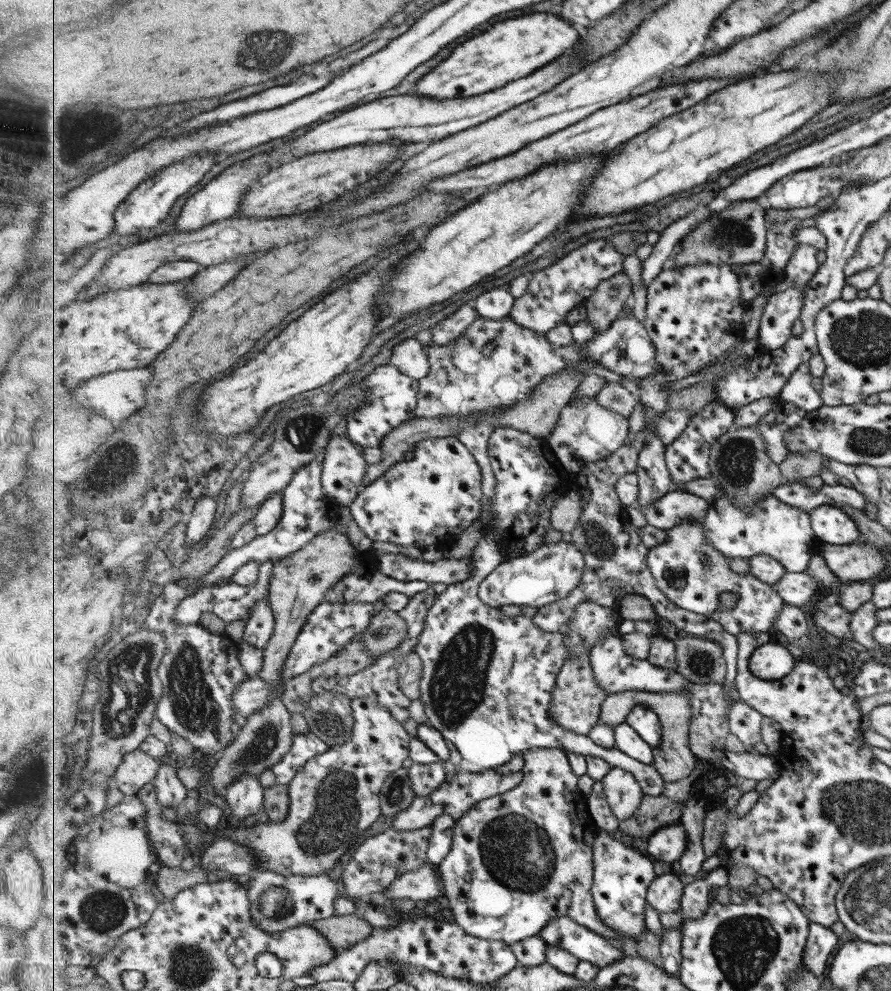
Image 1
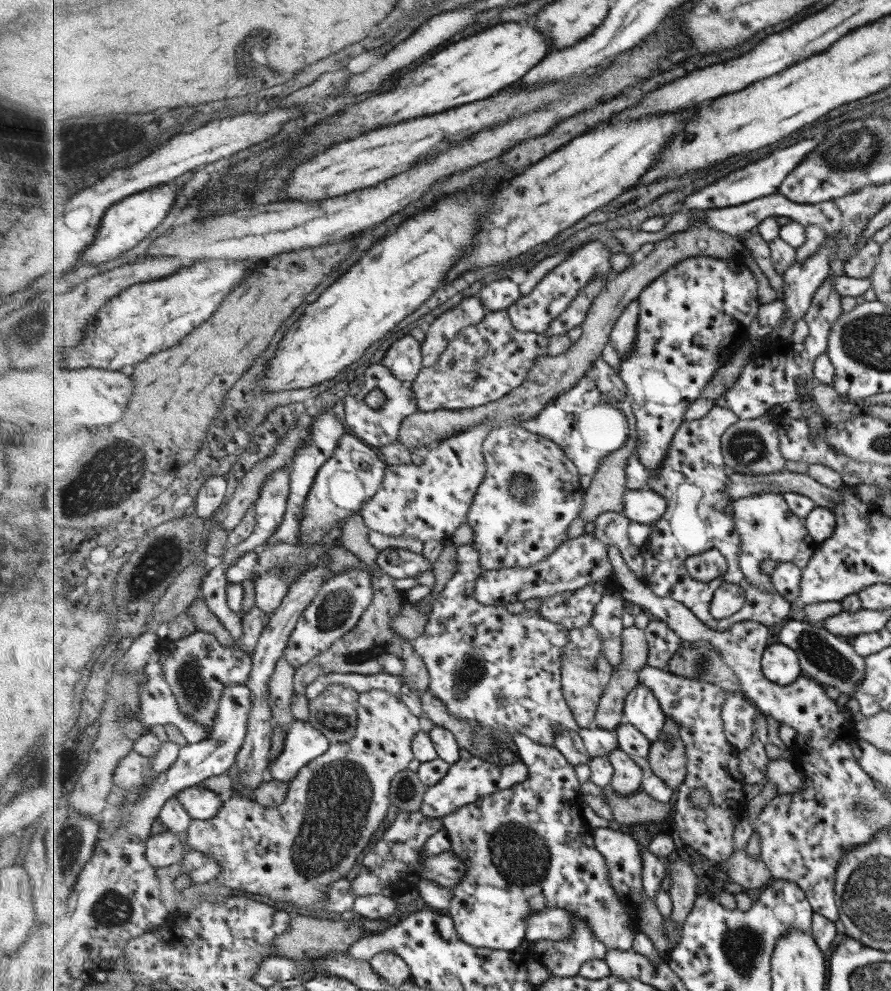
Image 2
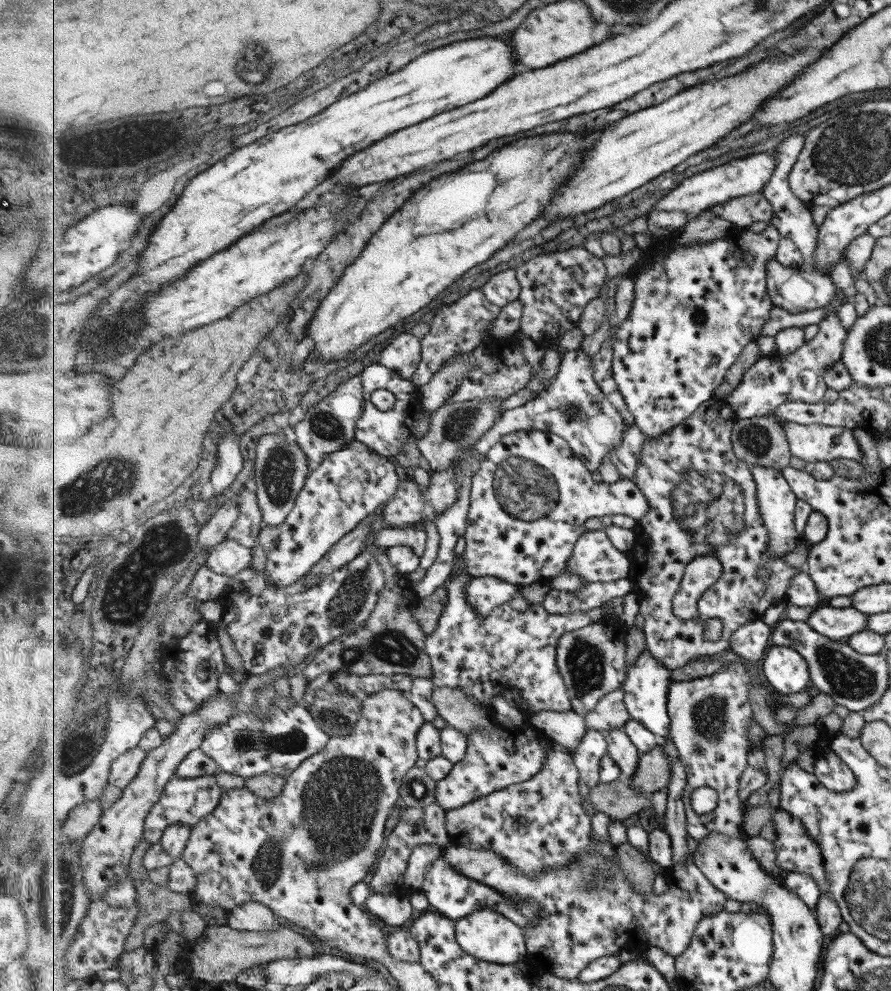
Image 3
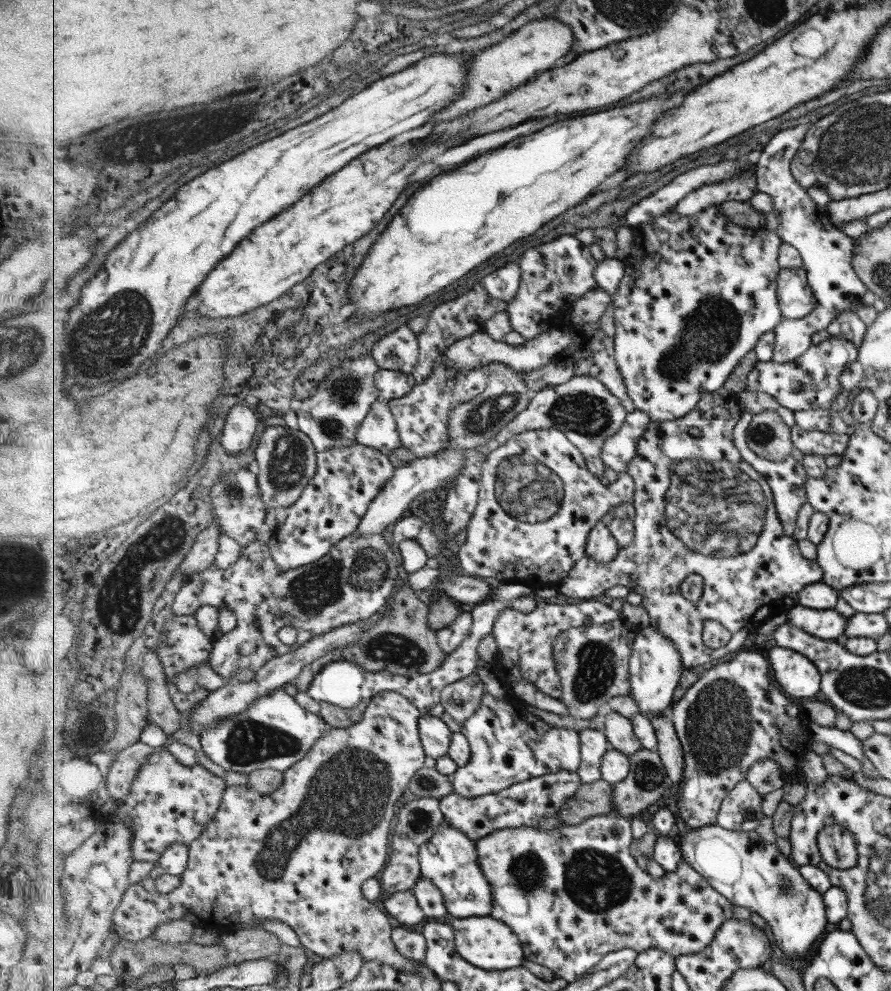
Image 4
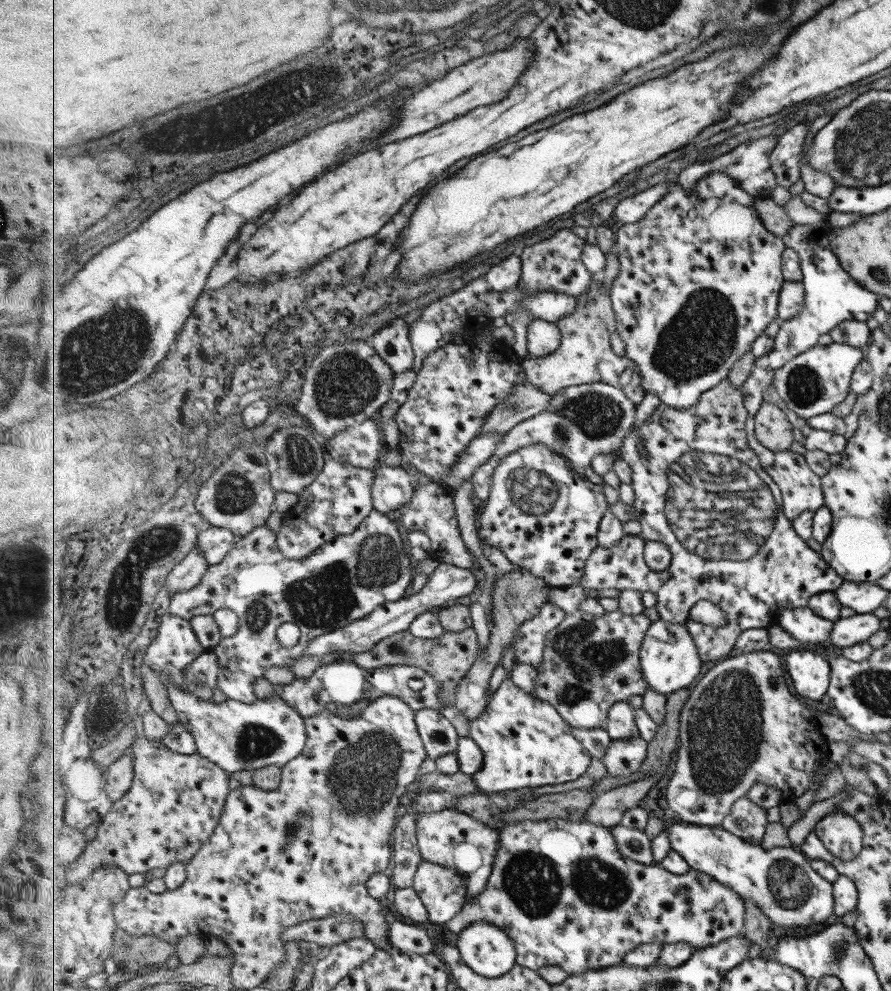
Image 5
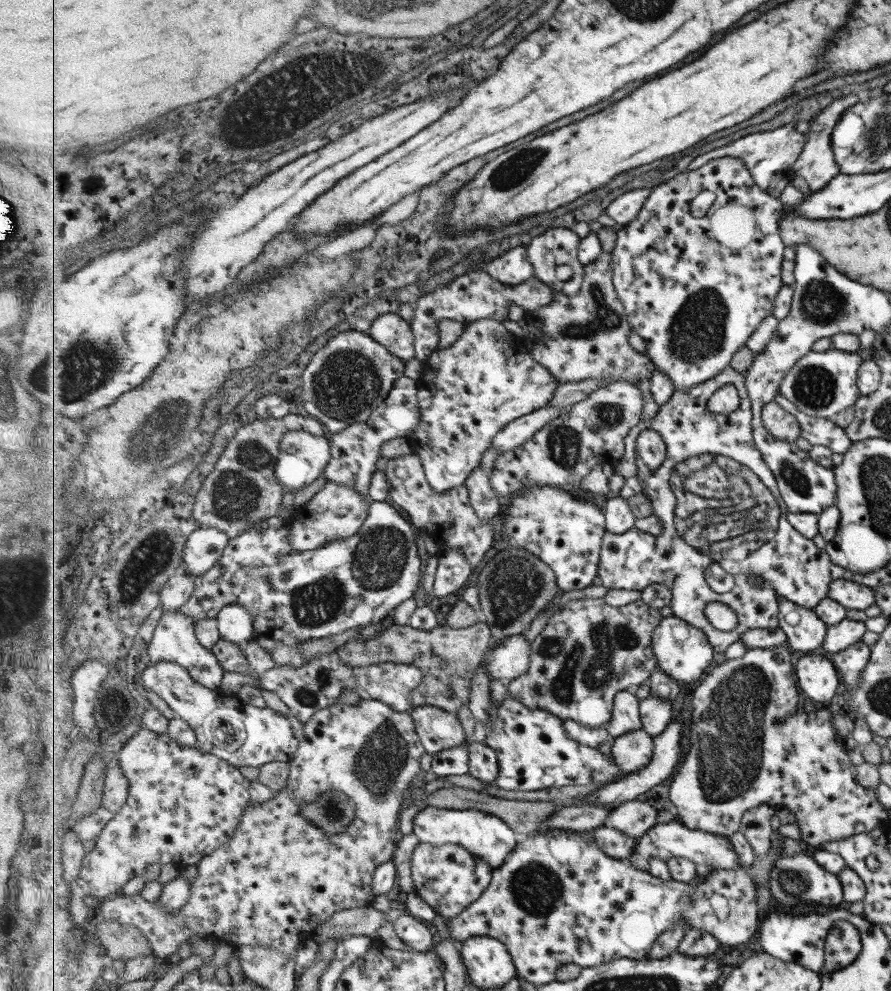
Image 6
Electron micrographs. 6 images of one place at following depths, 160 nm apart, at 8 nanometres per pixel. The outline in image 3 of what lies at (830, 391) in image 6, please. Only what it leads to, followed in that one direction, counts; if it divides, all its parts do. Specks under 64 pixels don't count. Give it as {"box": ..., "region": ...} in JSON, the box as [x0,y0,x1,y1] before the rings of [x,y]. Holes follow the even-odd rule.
{"box":[726,311,846,418],"region":[[[829,311],[817,323],[818,330],[799,350],[789,355],[774,354],[769,360],[763,356],[749,369],[741,384],[731,394],[726,395],[729,406],[739,418],[753,418],[771,415],[778,406],[790,402],[818,403],[822,401],[826,389],[822,374],[830,364],[840,360],[845,344],[846,331],[836,313]]]}

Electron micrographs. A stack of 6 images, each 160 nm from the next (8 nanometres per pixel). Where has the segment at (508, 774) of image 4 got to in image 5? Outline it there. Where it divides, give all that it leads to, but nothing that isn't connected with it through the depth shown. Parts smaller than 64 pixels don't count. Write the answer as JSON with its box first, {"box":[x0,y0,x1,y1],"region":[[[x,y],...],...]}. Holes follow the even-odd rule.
{"box":[470,677,592,793],"region":[[[507,677],[499,688],[490,694],[486,712],[478,719],[471,720],[470,737],[479,744],[484,754],[484,763],[473,781],[484,792],[503,793],[529,787],[563,784],[578,780],[589,770],[592,754],[574,735],[573,728],[560,712],[550,703],[541,700],[534,694],[519,688]]]}

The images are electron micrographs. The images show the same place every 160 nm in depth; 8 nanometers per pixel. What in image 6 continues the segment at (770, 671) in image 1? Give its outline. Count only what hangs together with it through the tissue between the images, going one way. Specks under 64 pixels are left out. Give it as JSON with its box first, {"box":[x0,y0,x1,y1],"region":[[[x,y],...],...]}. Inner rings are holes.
{"box":[796,654,839,704],"region":[[[805,654],[797,661],[796,674],[805,695],[820,703],[827,704],[827,700],[831,700],[839,686],[839,678],[833,665],[827,662],[827,658],[815,654]]]}

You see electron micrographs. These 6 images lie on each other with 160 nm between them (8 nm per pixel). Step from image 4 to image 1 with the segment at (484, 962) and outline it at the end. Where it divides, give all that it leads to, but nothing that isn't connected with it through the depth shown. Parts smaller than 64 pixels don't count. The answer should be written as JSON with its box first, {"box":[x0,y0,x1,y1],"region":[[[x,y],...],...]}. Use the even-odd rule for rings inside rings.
{"box":[439,748,628,951],"region":[[[559,748],[529,749],[523,752],[521,757],[524,759],[524,769],[522,772],[525,774],[525,778],[523,778],[520,786],[508,790],[506,793],[478,802],[466,816],[456,821],[452,851],[439,865],[445,886],[445,896],[448,899],[455,922],[459,923],[461,928],[470,935],[484,938],[485,940],[500,940],[505,944],[512,945],[514,942],[539,935],[554,918],[569,916],[581,924],[581,926],[585,926],[589,930],[605,937],[613,946],[620,948],[622,951],[628,951],[625,938],[622,938],[622,933],[619,930],[608,928],[599,918],[597,907],[595,906],[592,893],[595,872],[594,842],[601,828],[590,813],[587,796],[578,786],[580,777],[574,774],[567,752]]]}

